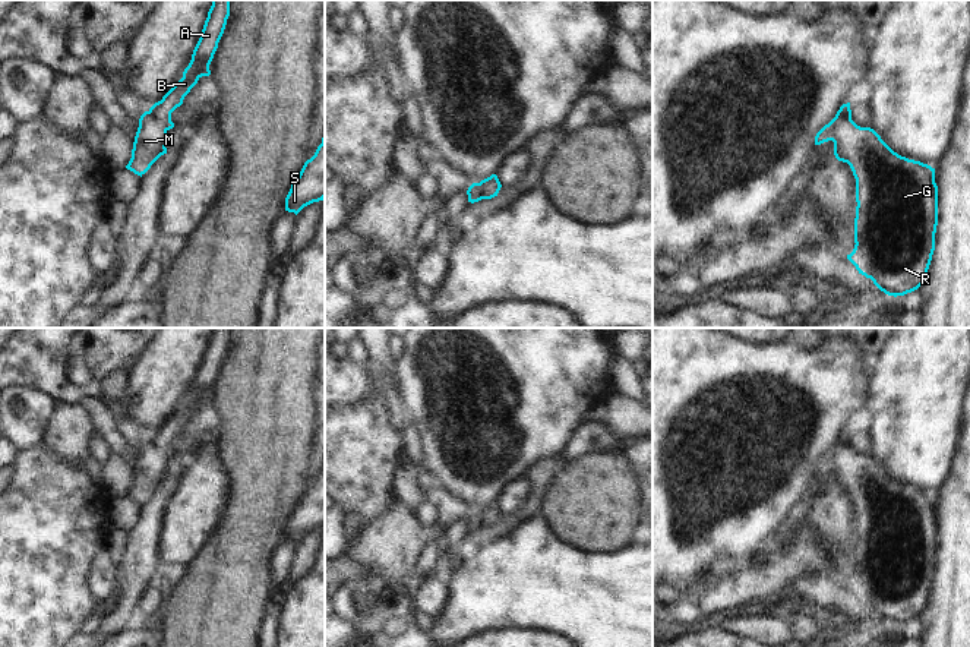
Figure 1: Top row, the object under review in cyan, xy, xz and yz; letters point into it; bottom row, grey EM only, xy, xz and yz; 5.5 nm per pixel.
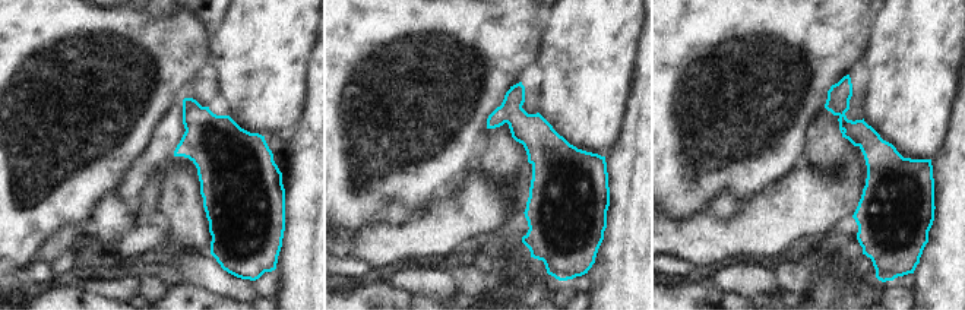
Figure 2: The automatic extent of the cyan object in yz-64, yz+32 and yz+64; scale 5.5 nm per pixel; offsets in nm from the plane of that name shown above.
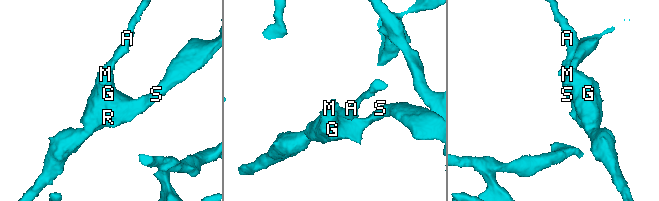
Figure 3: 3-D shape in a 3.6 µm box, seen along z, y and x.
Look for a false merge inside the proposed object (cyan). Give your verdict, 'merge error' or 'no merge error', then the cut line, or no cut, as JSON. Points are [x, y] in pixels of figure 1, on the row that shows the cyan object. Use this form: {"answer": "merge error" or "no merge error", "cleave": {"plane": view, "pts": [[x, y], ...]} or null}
{"answer": "no merge error", "cleave": null}

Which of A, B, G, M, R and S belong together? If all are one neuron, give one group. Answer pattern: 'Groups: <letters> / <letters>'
Groups: A B G M R S.

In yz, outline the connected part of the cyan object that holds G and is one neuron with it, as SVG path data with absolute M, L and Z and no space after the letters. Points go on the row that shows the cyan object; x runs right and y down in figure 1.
M850 102L815 136L815 145L834 142L834 155L847 162L856 179L854 249L847 259L888 296L917 290L928 278L938 225L935 168L894 152L871 127L851 120Z

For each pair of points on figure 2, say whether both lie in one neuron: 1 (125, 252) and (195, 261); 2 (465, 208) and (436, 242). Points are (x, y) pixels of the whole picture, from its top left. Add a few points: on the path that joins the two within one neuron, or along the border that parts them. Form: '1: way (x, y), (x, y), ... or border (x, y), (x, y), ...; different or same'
1: way (142, 243), (165, 243), (177, 253); same
2: way (456, 217), (440, 233); same

